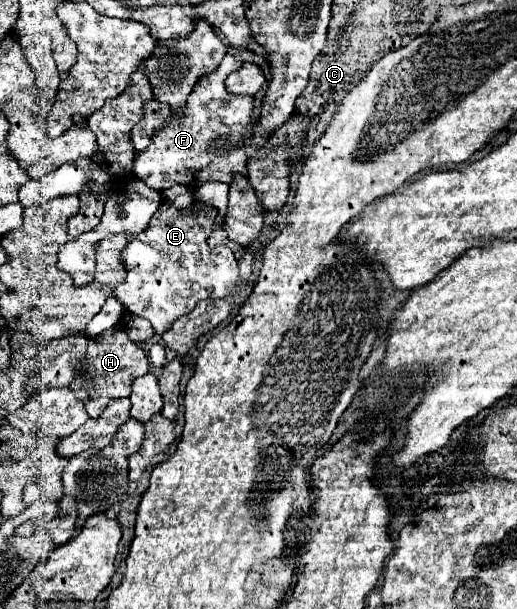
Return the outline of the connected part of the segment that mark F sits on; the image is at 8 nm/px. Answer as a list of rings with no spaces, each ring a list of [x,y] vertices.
[[[228,53],[216,71],[208,73],[194,85],[186,107],[172,113],[162,129],[150,137],[150,145],[134,159],[134,173],[138,179],[156,191],[164,191],[174,183],[196,189],[210,179],[230,183],[236,173],[248,175],[246,149],[242,143],[244,133],[252,125],[254,97],[232,95],[224,85],[226,77],[240,67],[242,59]]]

